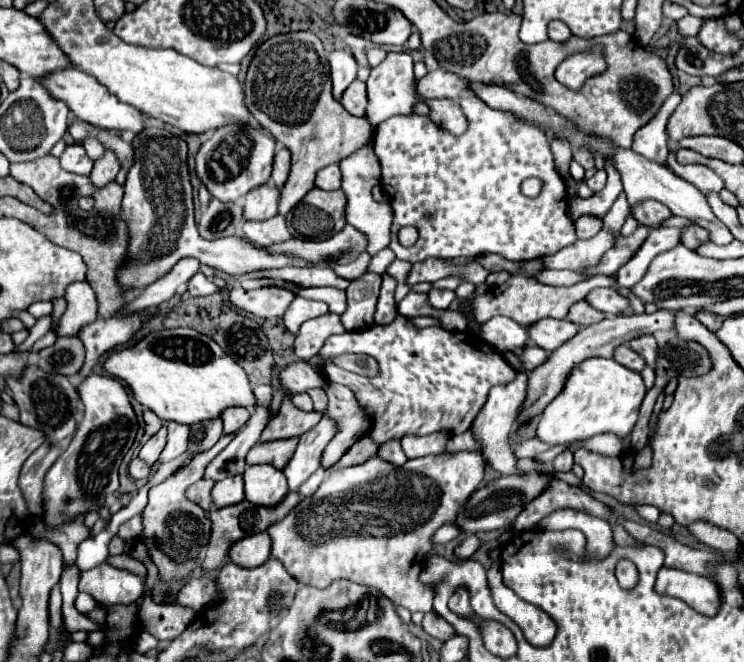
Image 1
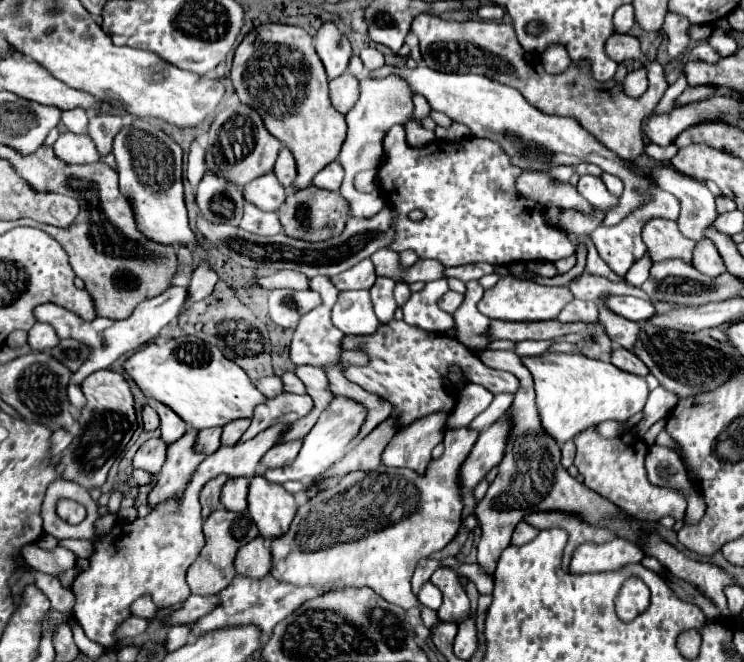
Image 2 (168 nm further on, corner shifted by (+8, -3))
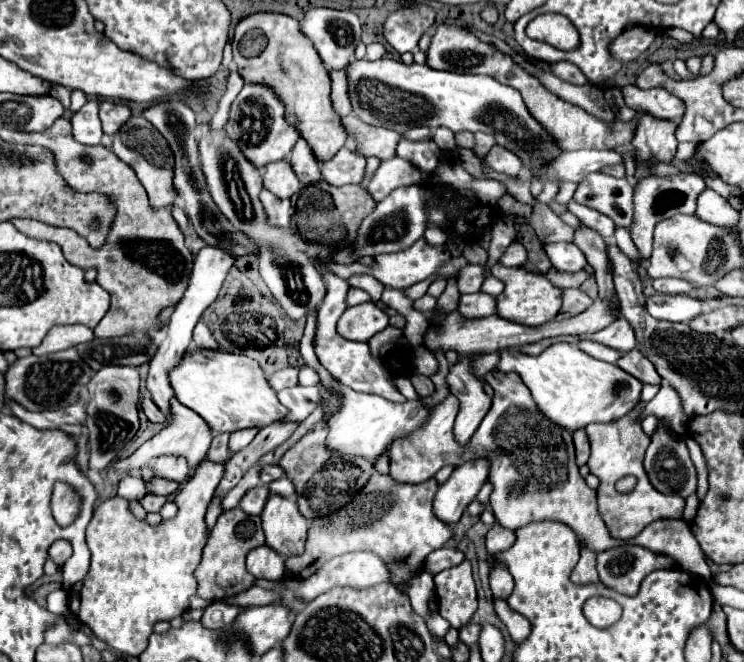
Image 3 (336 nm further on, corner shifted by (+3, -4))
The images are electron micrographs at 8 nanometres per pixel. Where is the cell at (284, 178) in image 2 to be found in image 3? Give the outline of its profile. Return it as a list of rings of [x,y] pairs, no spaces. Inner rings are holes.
[[[299,138],[289,158],[301,184],[315,184],[321,180],[321,162],[315,158],[307,140]]]

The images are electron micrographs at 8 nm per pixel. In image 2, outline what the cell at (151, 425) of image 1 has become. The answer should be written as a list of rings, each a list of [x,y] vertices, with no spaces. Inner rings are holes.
[[[144,405],[142,421],[144,421],[144,431],[154,431],[154,429],[160,427],[160,423],[158,423],[158,415],[152,411],[150,405]]]

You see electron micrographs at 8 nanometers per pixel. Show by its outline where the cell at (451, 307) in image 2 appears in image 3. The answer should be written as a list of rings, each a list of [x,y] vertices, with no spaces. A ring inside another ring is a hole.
[[[485,292],[463,294],[461,302],[459,302],[459,312],[463,312],[463,316],[471,316],[471,318],[493,316],[493,314],[497,314],[495,296],[485,294]]]

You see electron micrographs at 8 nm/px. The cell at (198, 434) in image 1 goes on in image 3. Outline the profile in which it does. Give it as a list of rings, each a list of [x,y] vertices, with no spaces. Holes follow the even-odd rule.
[[[217,434],[209,446],[209,460],[211,462],[227,462],[231,452],[227,450],[227,440],[229,440],[229,434]]]

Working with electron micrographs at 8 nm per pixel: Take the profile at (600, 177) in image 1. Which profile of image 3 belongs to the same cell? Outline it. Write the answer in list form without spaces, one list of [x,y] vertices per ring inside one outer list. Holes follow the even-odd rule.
[[[603,172],[585,176],[577,186],[573,200],[585,204],[605,216],[617,226],[629,230],[633,220],[633,186],[625,178],[615,178]]]

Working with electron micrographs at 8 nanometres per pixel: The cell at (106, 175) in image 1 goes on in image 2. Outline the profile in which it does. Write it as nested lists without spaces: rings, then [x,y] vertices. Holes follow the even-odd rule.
[[[94,115],[88,123],[88,135],[100,155],[112,153],[112,141],[122,129],[122,119],[114,115]]]

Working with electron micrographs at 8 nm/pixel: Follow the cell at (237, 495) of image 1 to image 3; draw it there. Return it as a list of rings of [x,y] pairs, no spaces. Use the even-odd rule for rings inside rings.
[[[257,486],[257,488],[253,488],[251,492],[247,492],[247,494],[243,496],[243,500],[241,500],[239,506],[241,506],[245,512],[261,514],[261,510],[265,508],[267,498],[269,498],[269,490],[267,490],[267,486]]]

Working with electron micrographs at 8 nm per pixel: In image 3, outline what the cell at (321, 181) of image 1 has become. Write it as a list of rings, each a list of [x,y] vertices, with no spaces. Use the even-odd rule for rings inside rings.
[[[343,146],[331,160],[321,162],[321,174],[325,182],[335,186],[361,184],[365,178],[365,158]]]

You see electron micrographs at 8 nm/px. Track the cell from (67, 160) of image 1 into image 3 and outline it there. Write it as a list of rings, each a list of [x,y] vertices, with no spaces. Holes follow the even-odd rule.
[[[89,100],[79,112],[73,114],[73,118],[71,118],[73,136],[81,144],[95,146],[95,144],[101,142],[103,130],[101,130],[101,120],[99,120],[97,112],[99,112],[99,102],[97,100]]]

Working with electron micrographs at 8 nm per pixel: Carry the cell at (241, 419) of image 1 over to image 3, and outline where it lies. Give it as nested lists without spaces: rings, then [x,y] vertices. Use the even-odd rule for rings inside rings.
[[[249,428],[249,430],[243,430],[243,432],[231,434],[231,438],[229,438],[229,452],[235,454],[235,452],[239,452],[241,448],[245,448],[245,446],[255,438],[255,434],[257,434],[255,428]]]

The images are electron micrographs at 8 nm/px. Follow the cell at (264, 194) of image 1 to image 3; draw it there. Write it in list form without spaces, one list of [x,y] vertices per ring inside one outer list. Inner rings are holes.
[[[289,160],[271,162],[263,174],[263,186],[279,198],[291,198],[301,188]]]

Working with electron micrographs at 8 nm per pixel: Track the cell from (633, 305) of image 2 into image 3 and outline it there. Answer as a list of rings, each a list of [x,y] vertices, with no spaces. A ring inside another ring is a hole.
[[[655,294],[647,298],[647,312],[659,320],[691,322],[703,314],[703,302],[689,294]]]

